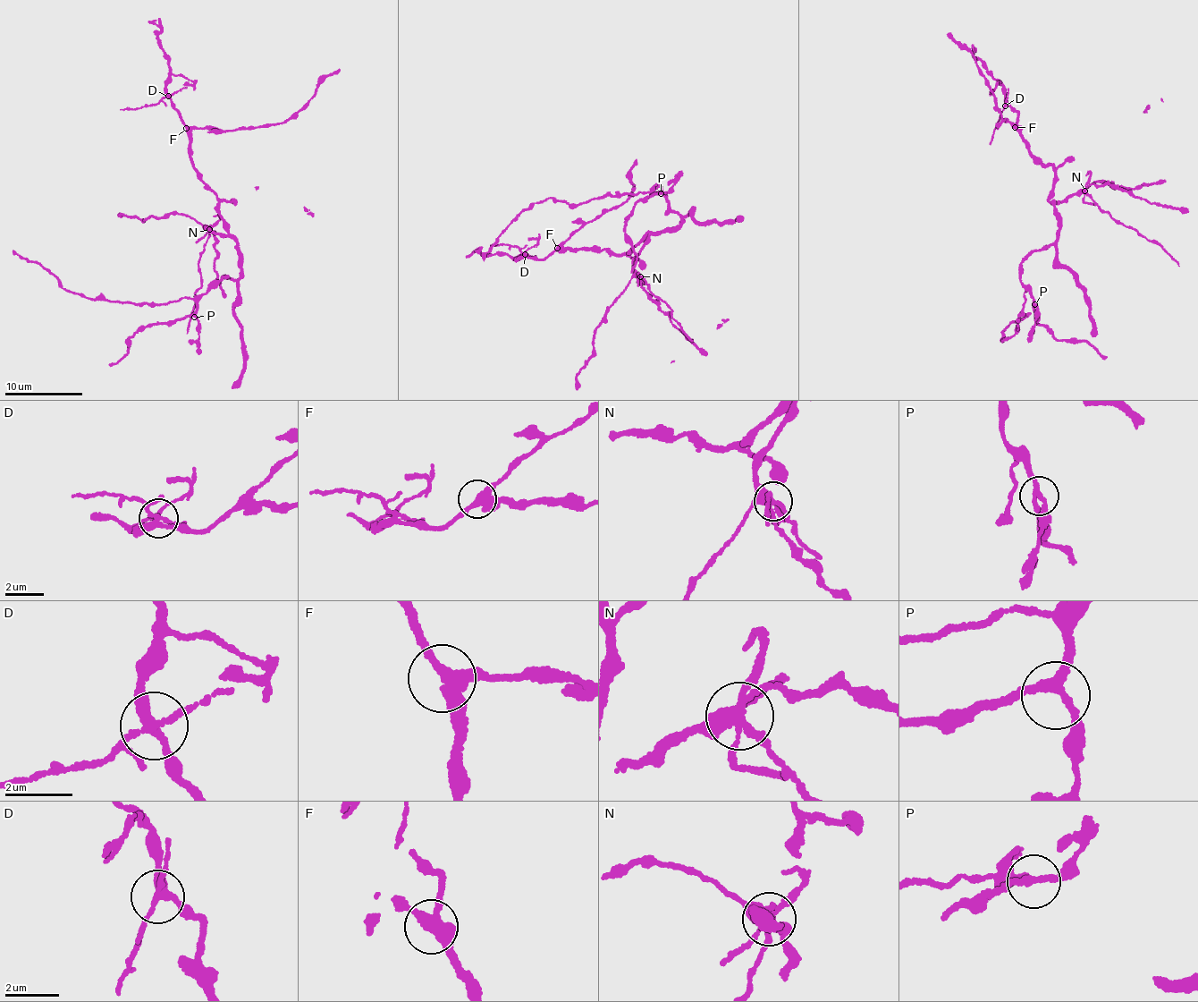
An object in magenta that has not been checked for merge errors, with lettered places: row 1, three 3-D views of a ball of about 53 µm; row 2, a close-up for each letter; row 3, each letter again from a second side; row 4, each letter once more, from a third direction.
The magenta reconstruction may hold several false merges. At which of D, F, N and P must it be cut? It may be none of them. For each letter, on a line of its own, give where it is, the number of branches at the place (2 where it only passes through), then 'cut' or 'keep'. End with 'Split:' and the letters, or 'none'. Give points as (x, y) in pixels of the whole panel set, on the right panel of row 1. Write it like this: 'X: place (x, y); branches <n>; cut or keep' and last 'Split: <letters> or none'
D: place (1005, 106); branches 4; cut
F: place (1015, 127); branches 4; keep
N: place (1084, 191); branches 6; cut
P: place (1034, 304); branches 3; keep
Split: D, N

